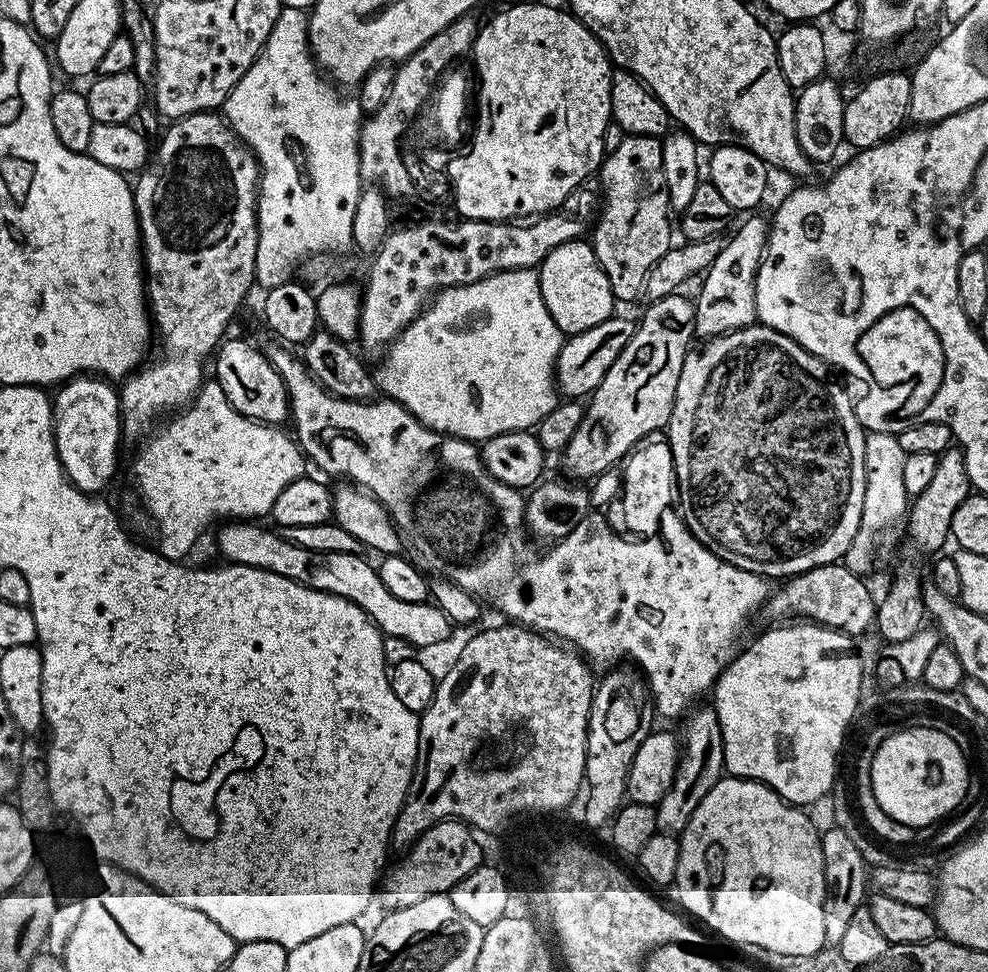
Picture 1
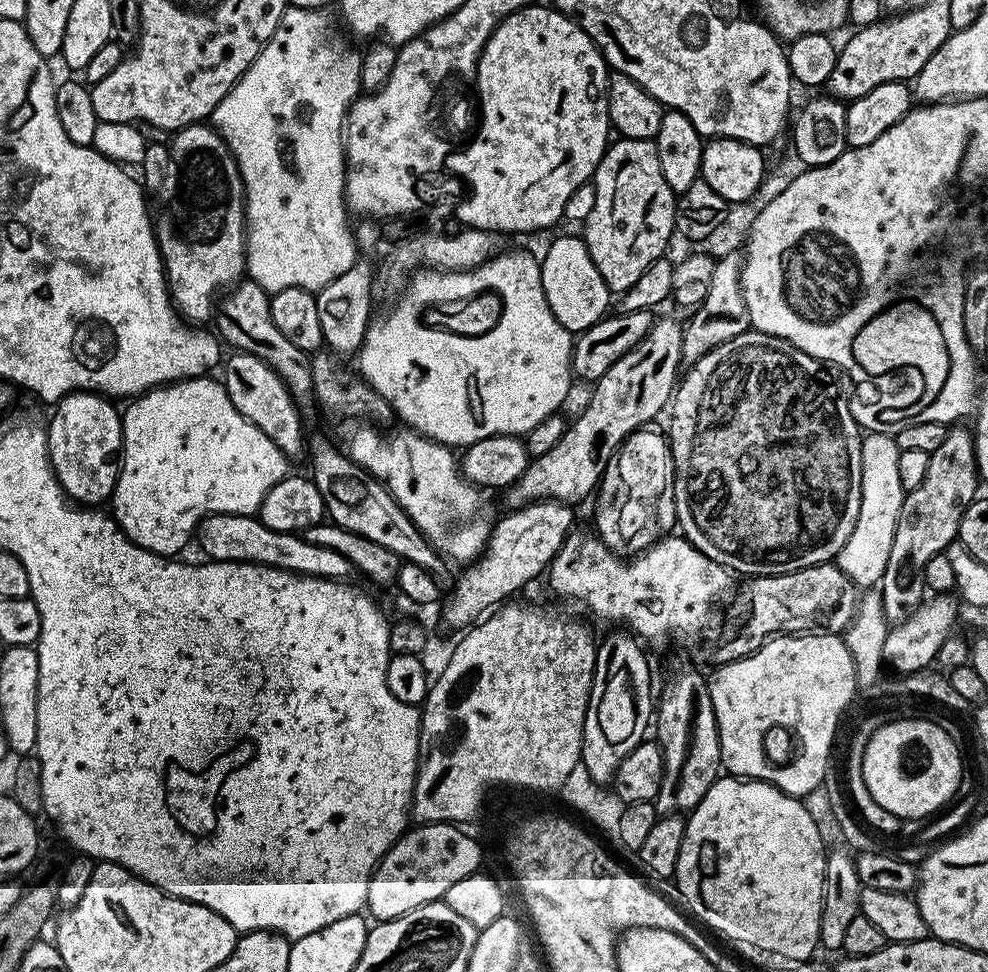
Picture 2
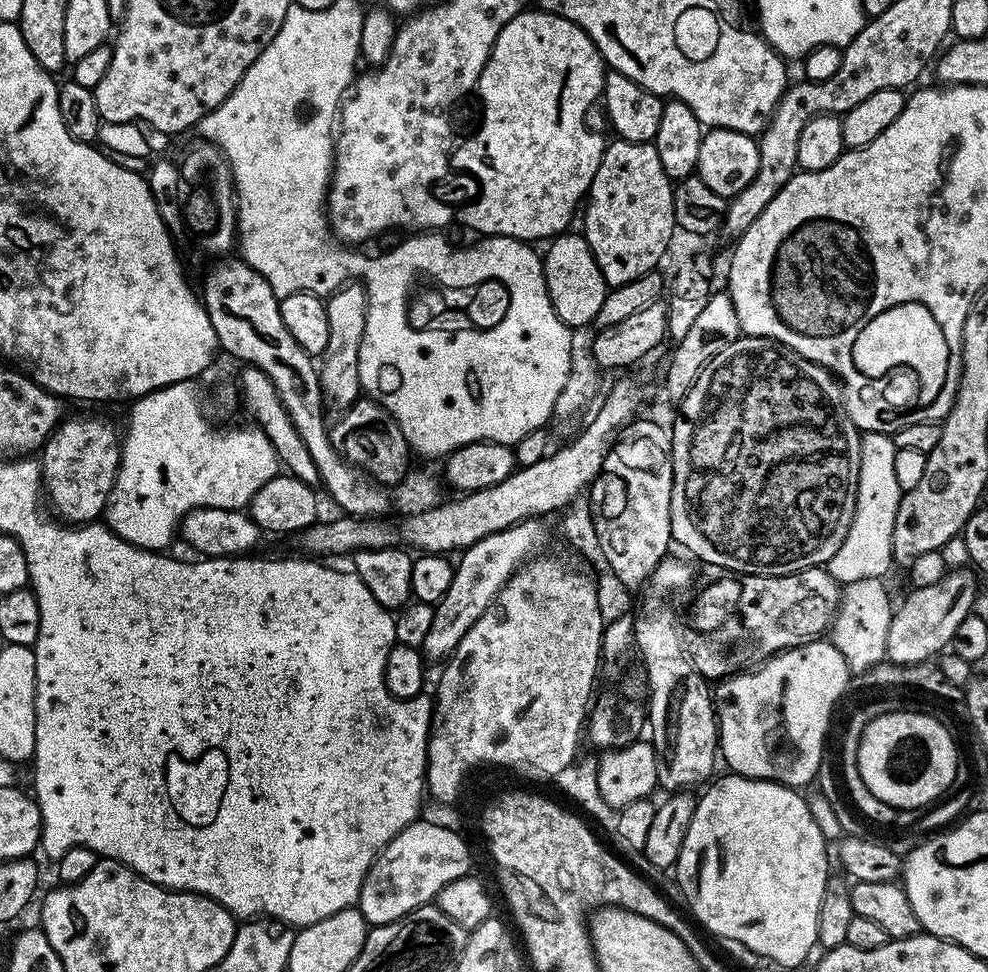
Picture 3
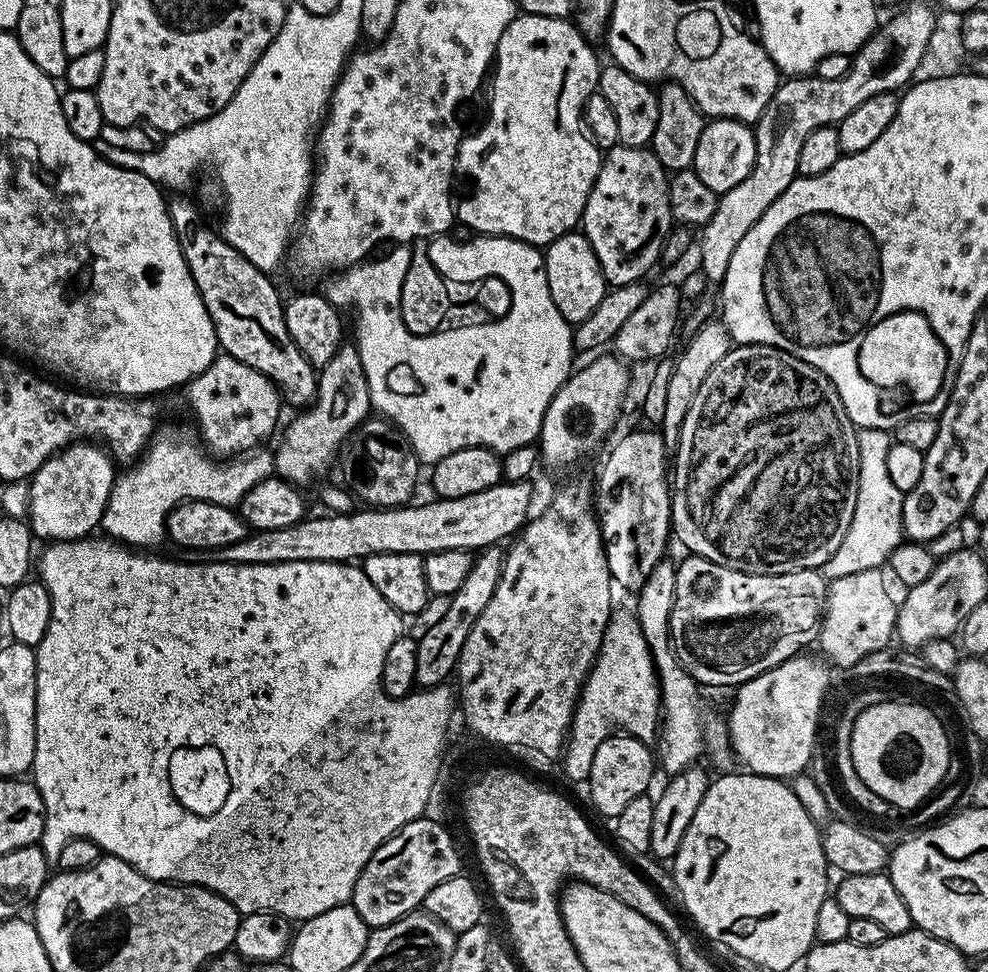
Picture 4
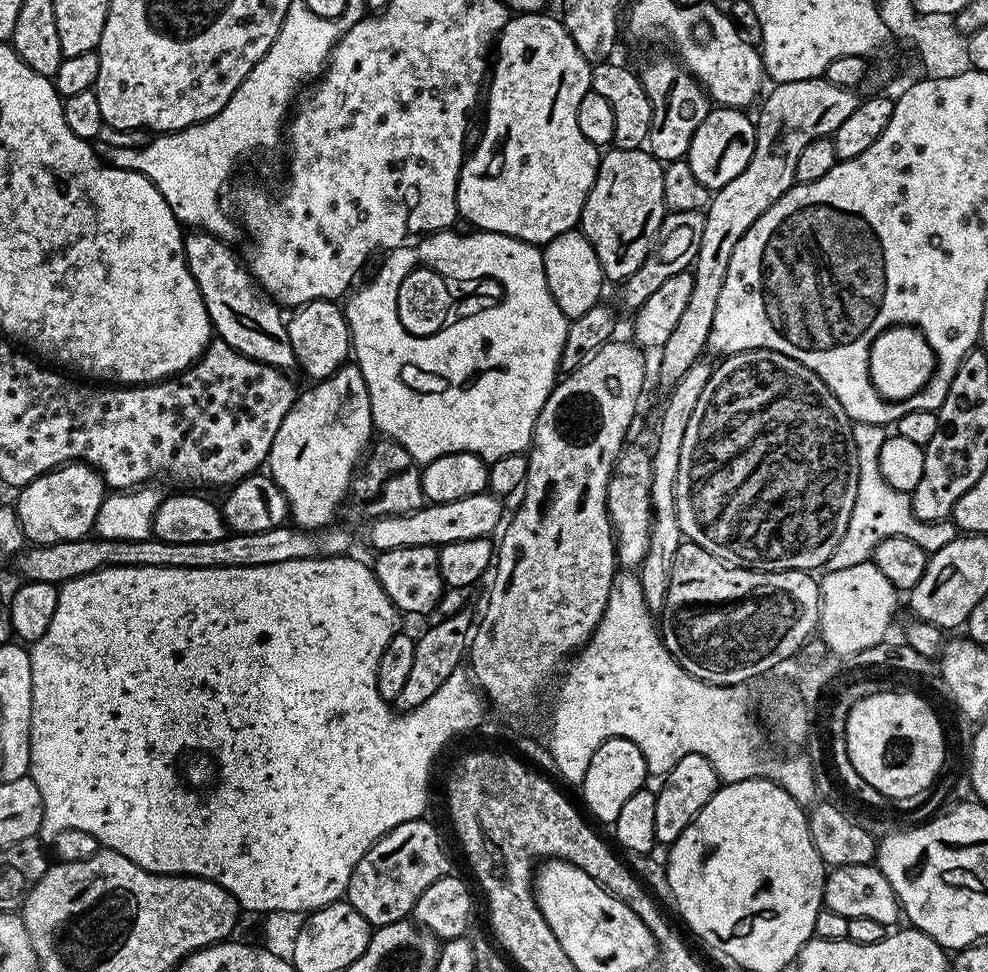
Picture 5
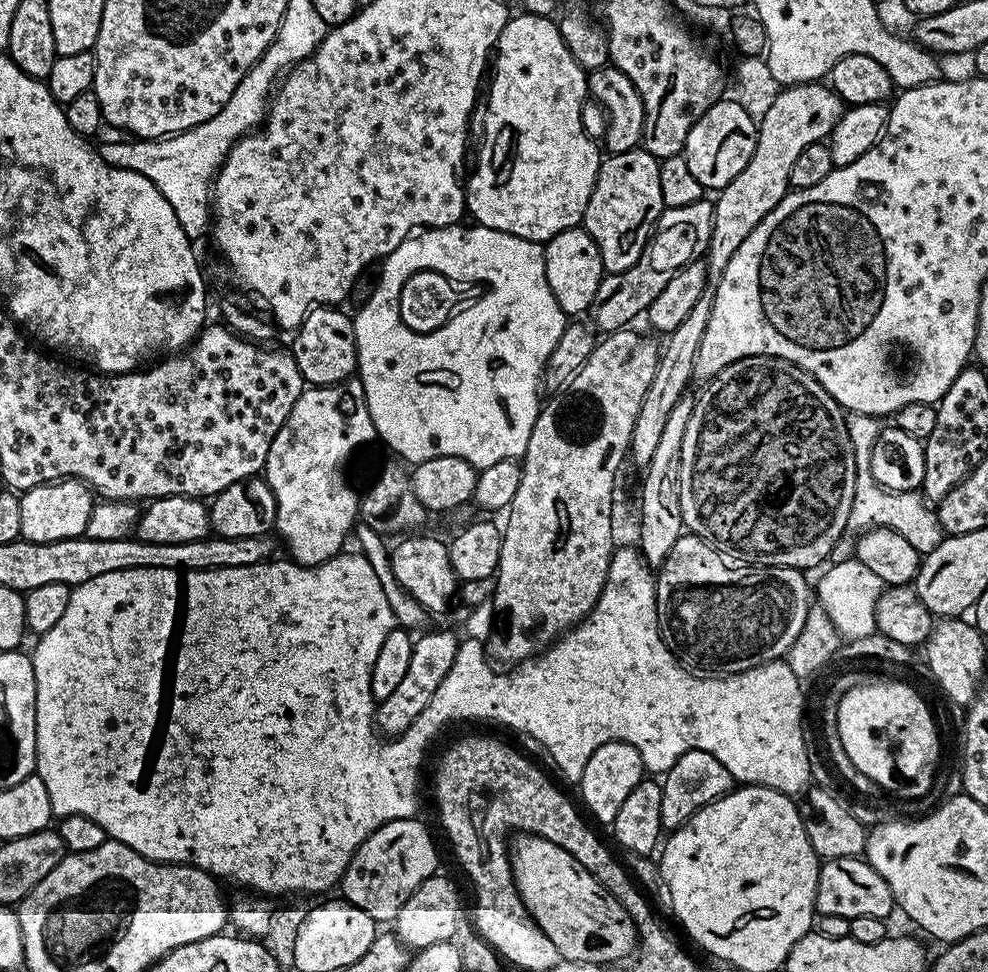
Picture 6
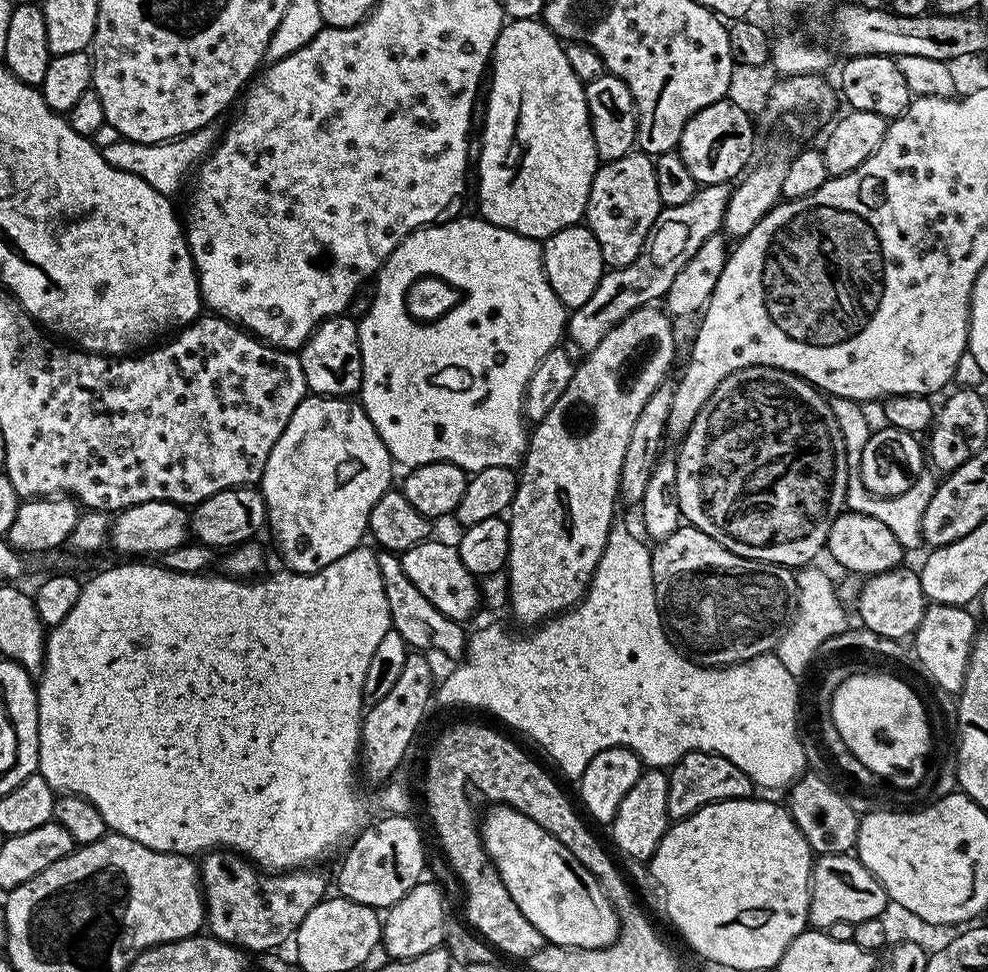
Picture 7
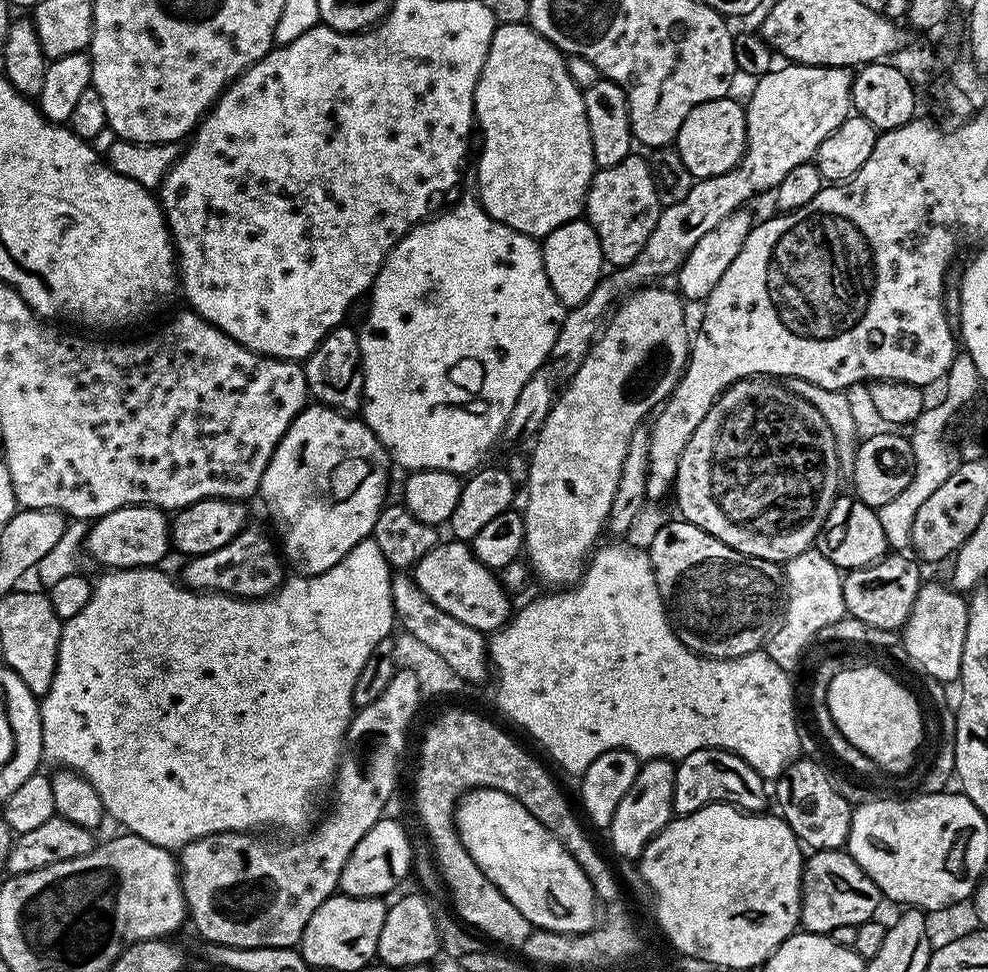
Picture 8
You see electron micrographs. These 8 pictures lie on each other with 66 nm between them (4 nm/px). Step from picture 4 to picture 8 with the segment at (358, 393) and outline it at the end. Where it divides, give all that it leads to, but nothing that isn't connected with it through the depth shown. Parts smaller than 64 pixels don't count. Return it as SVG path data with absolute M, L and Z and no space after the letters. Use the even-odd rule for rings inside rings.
M312 402L296 415L282 442L278 442L266 466L266 474L262 474L258 496L264 499L268 516L276 527L275 535L283 559L291 567L293 564L299 575L317 576L342 562L342 558L346 558L346 554L354 550L358 542L371 537L374 522L378 522L378 514L386 503L384 495L388 488L390 457L363 419L329 408L326 404Z

